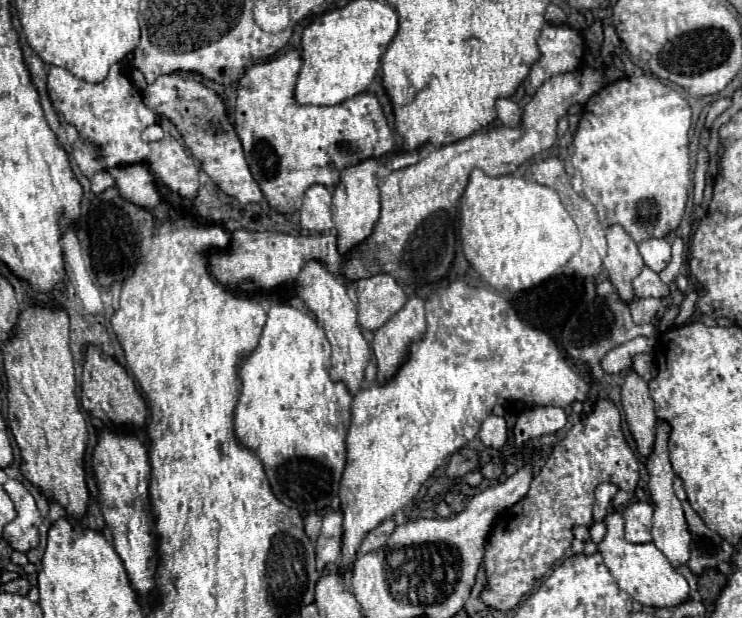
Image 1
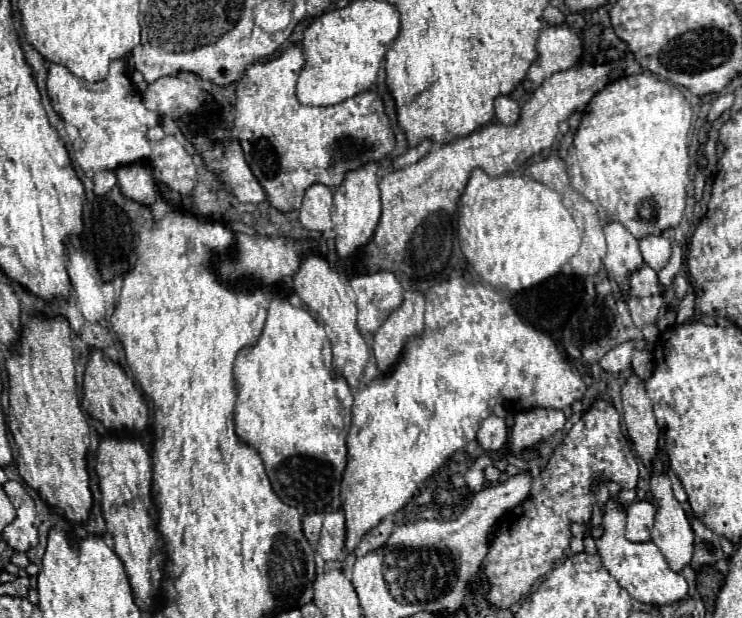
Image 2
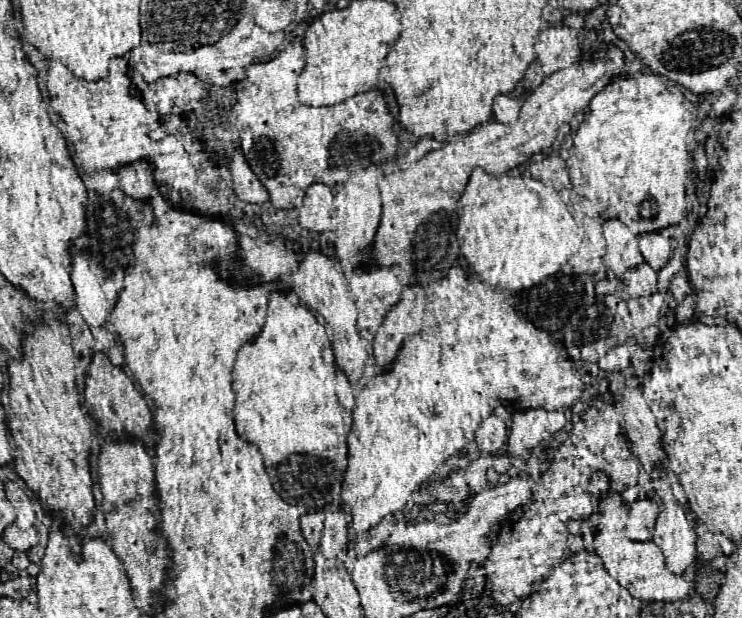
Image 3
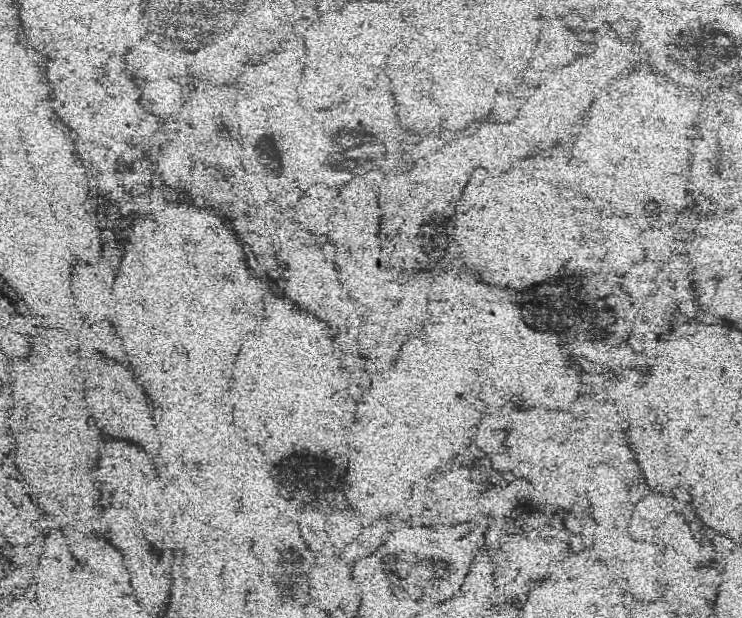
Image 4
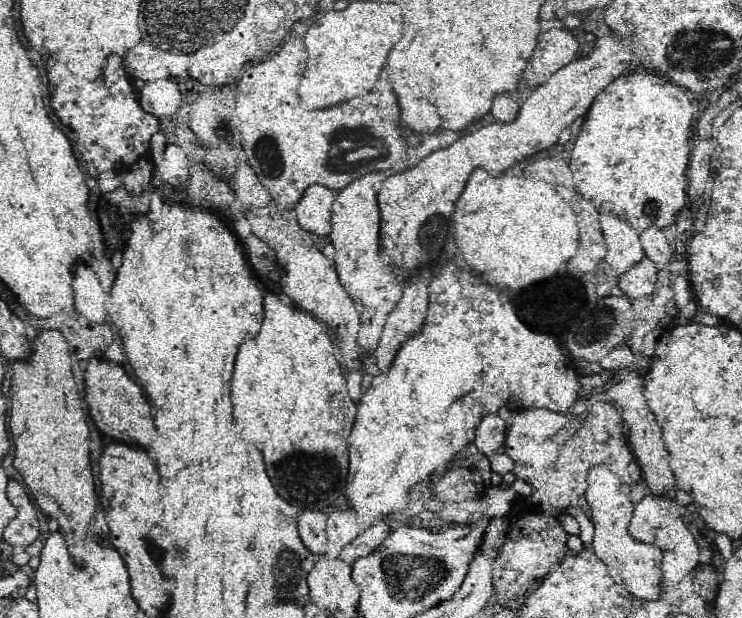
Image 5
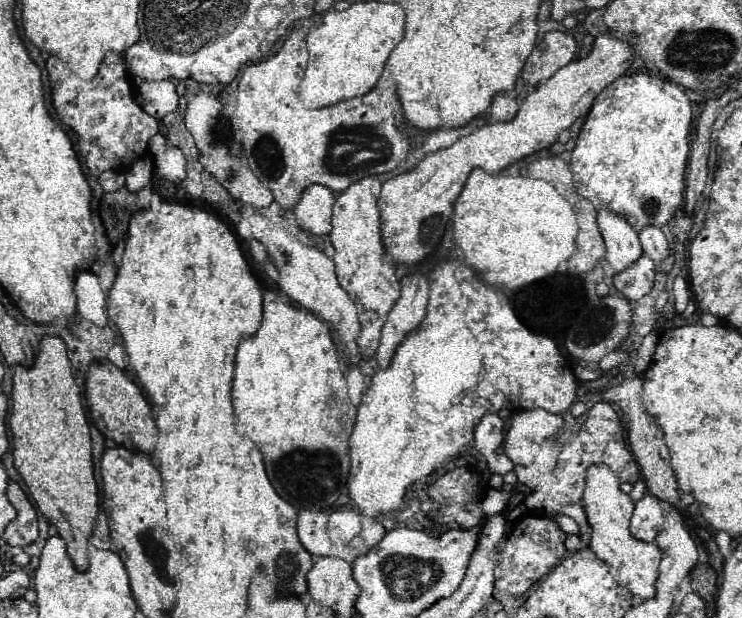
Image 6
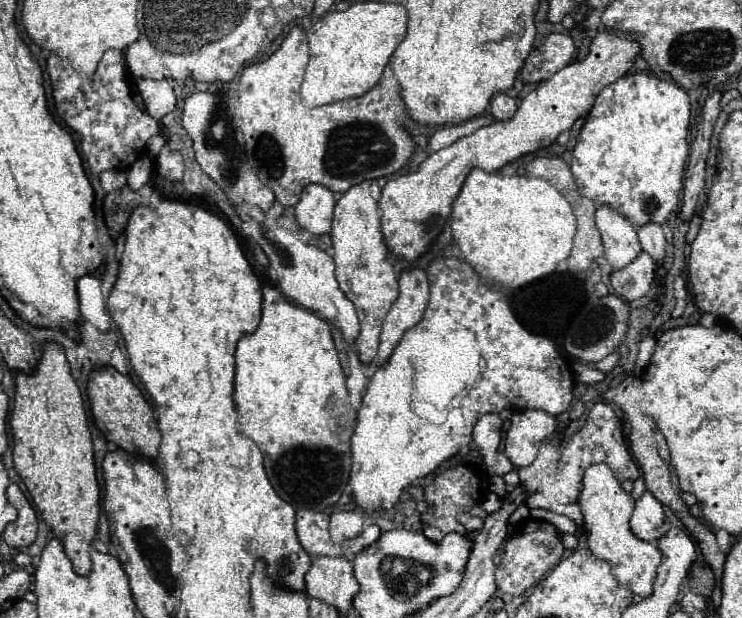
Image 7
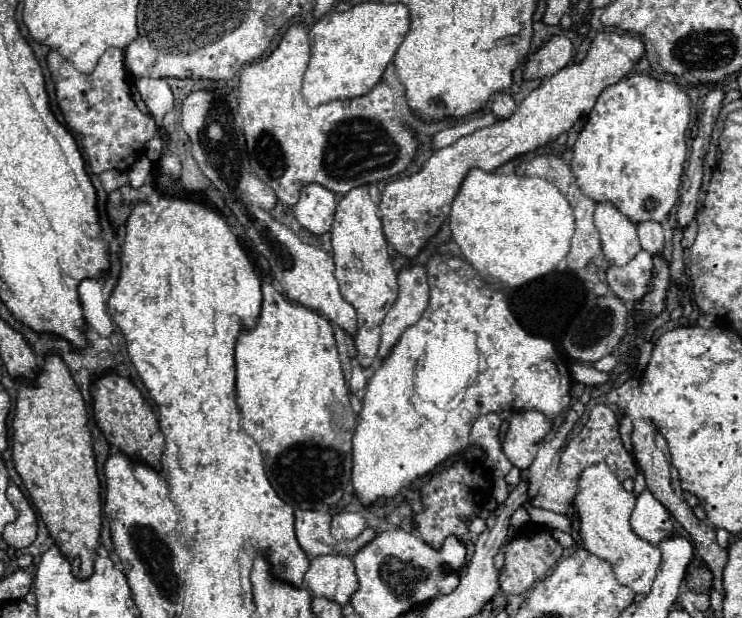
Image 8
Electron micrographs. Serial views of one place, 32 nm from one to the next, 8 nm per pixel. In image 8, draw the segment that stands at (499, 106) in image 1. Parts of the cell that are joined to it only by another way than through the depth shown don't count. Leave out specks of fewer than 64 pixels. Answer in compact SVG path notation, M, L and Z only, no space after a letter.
M498 92L496 96L494 96L494 102L492 102L492 114L496 114L498 118L510 118L512 114L514 114L514 110L516 110L516 104L514 104L514 100L512 100L512 96L510 94L506 94L506 92Z

